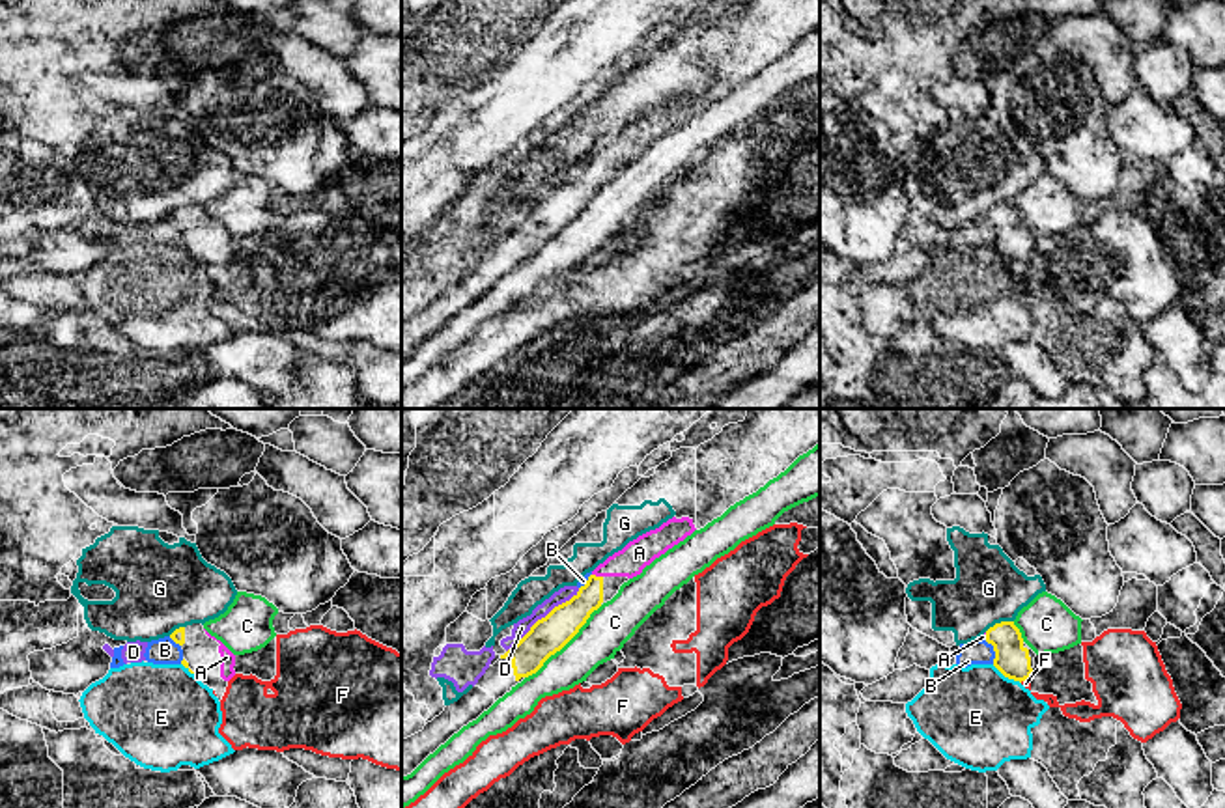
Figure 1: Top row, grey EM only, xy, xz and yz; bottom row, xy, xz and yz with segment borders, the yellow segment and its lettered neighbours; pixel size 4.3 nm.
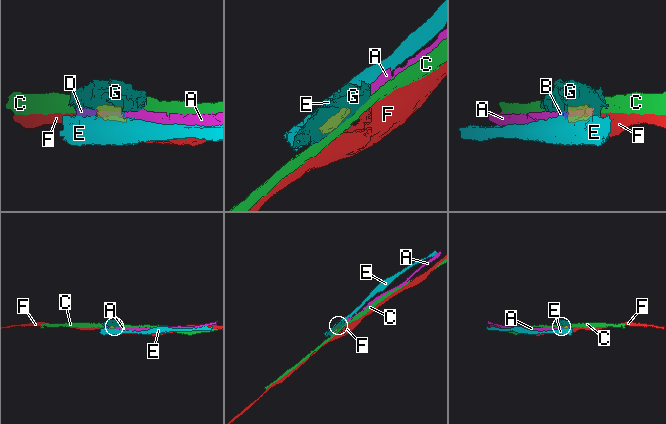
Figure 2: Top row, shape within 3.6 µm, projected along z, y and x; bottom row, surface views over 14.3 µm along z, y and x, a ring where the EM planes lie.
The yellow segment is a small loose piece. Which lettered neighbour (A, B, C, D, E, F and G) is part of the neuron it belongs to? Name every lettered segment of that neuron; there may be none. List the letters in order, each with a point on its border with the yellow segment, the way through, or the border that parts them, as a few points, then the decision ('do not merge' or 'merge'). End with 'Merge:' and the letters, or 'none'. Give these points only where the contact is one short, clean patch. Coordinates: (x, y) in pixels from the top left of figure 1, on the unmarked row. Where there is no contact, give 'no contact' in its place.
A: contact xz (598, 159); way xz (563, 204), (592, 174), (598, 159), (639, 135); merge
B: contact yz (994, 232); border yz (985, 222), (992, 228), (994, 245); do not merge
C: contact xz (564, 226); do not merge
D: contact xz (542, 200); border xz (579, 170), (542, 198), (506, 234); do not merge
E: contact yz (1007, 258); do not merge
F: contact yz (1024, 262); border yz (1029, 258), (1020, 264); do not merge
G: contact yz (998, 206); do not merge
Merge: A

